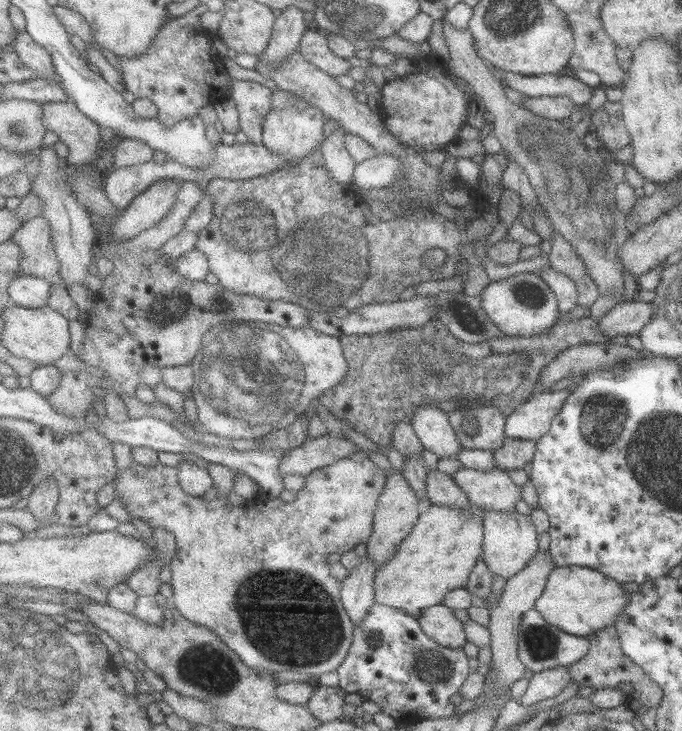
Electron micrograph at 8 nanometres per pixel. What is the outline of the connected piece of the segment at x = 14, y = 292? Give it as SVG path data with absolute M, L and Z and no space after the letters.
M21 275L11 281L8 289L13 304L25 308L41 308L49 304L51 285L47 279Z

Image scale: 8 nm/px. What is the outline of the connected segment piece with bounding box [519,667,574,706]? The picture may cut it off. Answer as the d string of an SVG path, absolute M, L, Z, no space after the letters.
M558 667L534 673L529 680L529 687L519 699L525 706L540 704L545 698L559 696L571 682L574 682L570 667Z

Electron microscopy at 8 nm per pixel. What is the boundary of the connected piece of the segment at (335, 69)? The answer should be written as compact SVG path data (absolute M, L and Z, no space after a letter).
M308 30L302 38L301 51L309 63L331 76L353 75L353 67L346 58L337 56L329 46L329 33Z

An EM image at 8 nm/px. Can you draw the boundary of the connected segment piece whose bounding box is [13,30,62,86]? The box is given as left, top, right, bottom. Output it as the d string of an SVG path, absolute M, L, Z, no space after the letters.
M25 30L20 31L13 43L14 50L22 58L22 61L34 68L42 79L49 79L62 86L60 75L55 70L51 53Z

